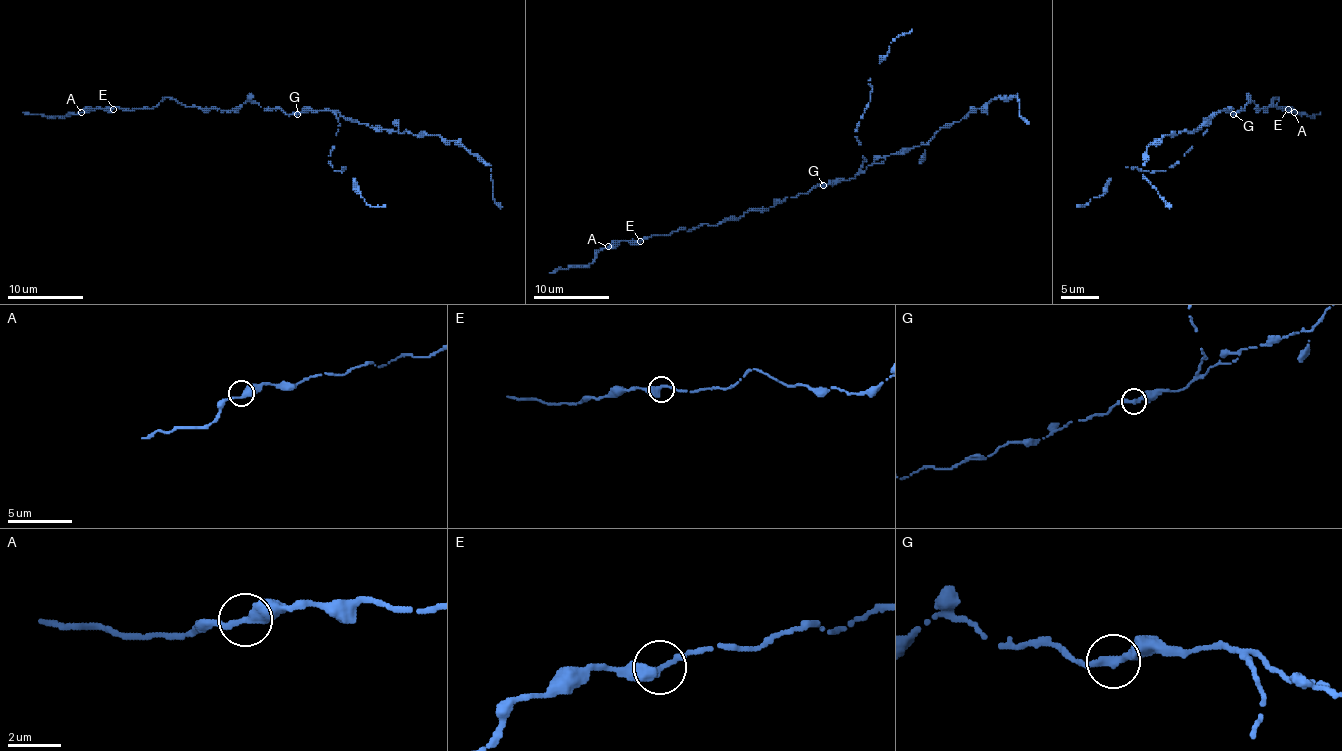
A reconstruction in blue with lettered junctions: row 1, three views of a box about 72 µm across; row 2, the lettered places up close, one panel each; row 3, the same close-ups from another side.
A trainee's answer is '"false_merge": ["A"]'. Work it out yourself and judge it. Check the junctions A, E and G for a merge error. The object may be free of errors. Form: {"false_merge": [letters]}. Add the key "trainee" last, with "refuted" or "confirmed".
{"false_merge": [], "trainee": "refuted"}

